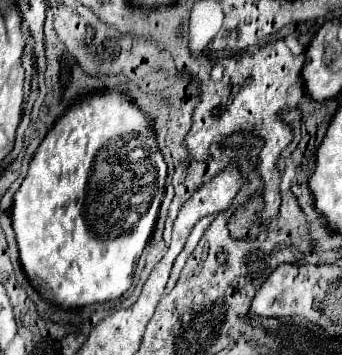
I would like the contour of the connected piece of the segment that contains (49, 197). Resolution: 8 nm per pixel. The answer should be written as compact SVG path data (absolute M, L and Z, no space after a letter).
M116 90L96 92L96 94L88 96L86 100L78 102L76 106L72 106L64 116L60 116L56 120L56 124L50 128L50 132L46 134L46 138L42 140L42 144L38 146L34 158L32 158L28 176L24 178L18 192L14 194L12 216L10 216L14 234L16 234L16 242L18 242L18 250L20 250L20 262L22 262L24 274L28 276L32 286L38 290L38 294L46 302L56 304L64 310L84 308L84 306L90 306L90 304L116 300L118 296L122 296L132 286L132 276L134 276L136 262L138 262L142 250L146 248L146 244L148 244L148 240L154 232L154 224L156 224L156 218L158 218L158 208L160 208L160 202L162 202L162 196L164 196L164 180L166 180L166 162L164 162L162 152L156 144L152 120L148 118L146 112L142 112L136 106L136 102L126 98L122 92L116 92Z

